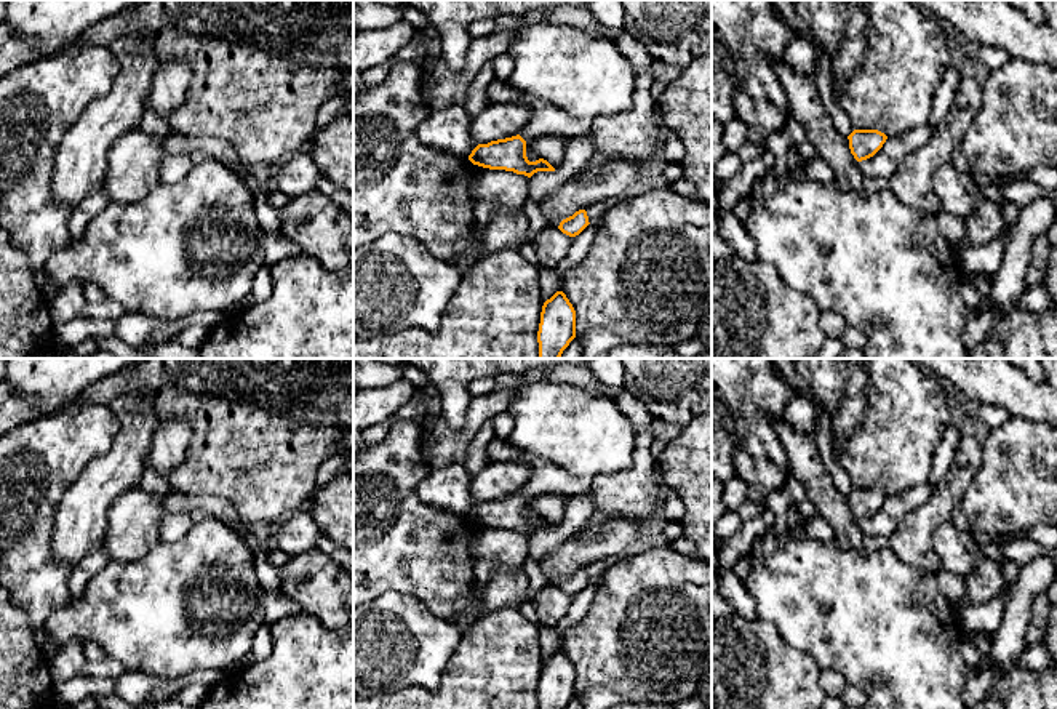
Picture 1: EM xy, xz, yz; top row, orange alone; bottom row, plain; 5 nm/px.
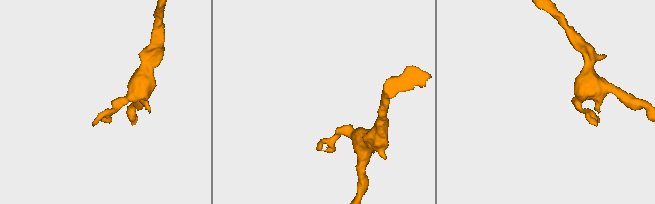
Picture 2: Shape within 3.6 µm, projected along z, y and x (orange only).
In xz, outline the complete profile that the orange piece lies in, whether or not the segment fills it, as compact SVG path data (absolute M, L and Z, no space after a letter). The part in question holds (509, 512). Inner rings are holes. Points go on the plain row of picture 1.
M531 455L531 463L532 475L517 495L478 503L469 514L469 519L483 527L513 530L528 536L537 530L555 530L544 517L536 520L528 519L526 499L544 493L558 496L587 495L593 477L574 477L537 455Z

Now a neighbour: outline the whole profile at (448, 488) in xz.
M464 464L430 469L417 485L417 496L424 504L469 517L478 499L470 493L472 474Z

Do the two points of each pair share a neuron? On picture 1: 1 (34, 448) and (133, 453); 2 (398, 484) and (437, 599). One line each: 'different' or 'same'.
1: different
2: same

